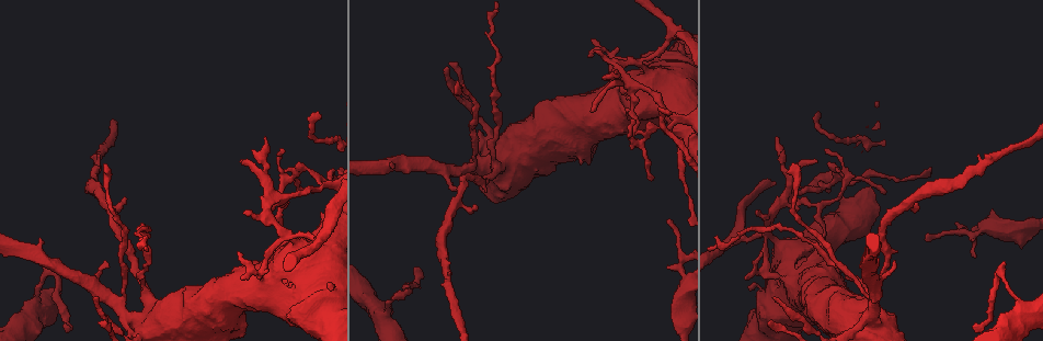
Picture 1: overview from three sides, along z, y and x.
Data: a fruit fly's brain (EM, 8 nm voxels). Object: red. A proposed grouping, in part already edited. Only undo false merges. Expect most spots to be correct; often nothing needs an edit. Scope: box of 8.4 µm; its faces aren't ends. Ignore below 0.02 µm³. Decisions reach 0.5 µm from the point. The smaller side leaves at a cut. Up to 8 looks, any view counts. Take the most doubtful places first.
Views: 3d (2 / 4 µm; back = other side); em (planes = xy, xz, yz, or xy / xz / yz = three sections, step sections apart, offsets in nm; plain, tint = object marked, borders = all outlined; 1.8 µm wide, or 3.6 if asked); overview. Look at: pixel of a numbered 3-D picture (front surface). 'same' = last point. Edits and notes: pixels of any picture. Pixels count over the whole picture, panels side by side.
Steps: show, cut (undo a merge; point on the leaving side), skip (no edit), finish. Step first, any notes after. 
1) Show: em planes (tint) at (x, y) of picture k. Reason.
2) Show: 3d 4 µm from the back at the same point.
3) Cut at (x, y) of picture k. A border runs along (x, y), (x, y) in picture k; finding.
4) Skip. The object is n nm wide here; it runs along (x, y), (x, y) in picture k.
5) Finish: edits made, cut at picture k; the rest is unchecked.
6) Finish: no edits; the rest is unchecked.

Show: 3d 2 µm at (672, 120) of picture 1. Closes a loop.

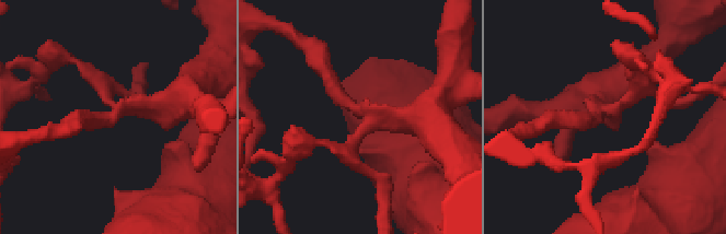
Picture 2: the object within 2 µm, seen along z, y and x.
Show: em planes (plain) at (365, 118) of picture 2. Need the tissue.

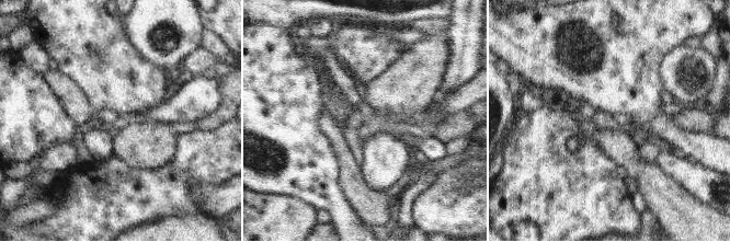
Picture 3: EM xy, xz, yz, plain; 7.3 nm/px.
Show: em planes (tint) at the same point. With the object marked.

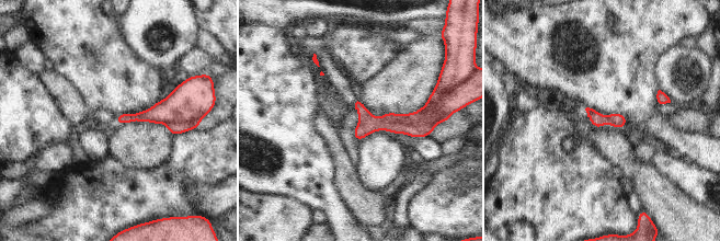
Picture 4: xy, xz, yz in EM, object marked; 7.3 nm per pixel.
Cut at (424, 124) of picture 4. A border runs along (381, 117), (409, 124), (419, 137) in picture 4; a second neuron is stuck on.

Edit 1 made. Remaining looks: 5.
Show: overview. See it whole again.

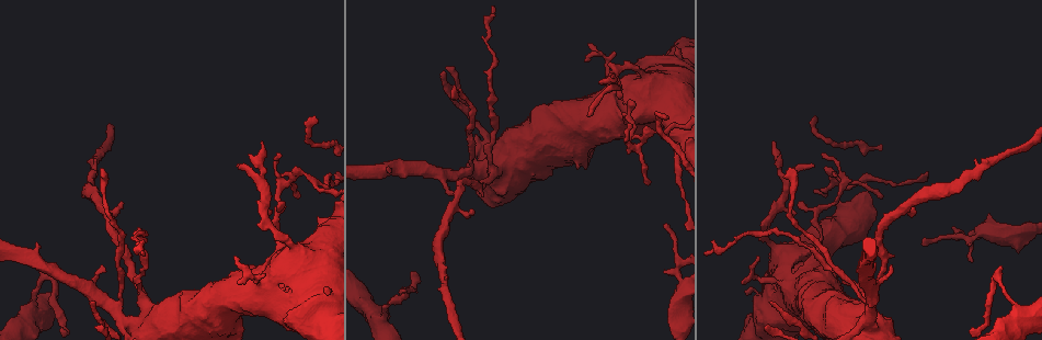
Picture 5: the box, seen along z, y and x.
Show: 3d 4 µm at (137, 328) of picture 5.

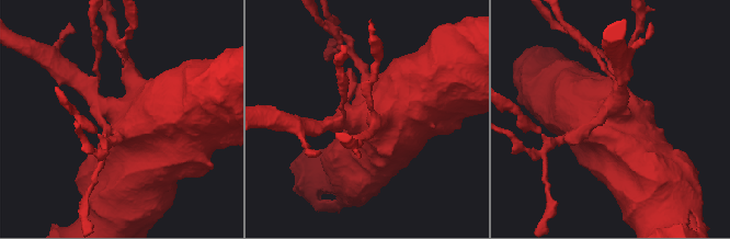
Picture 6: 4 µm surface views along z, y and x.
Show: em planes (plain) at (615, 118) of picture 6. Now the EM.

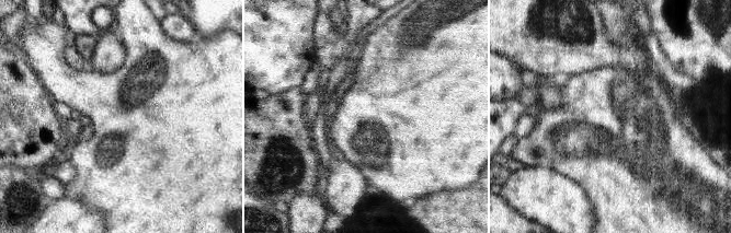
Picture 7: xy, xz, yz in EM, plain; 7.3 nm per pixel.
Show: em planes (tint) at the same point. With the object marked.

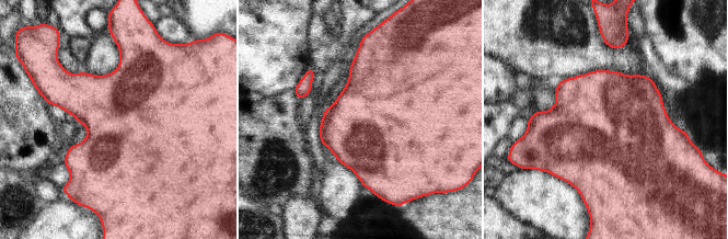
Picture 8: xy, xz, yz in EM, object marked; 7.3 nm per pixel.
Skip. One neuron here.

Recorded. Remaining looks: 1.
Finish: edits made, cut at picture 4; the rest is unchecked.

